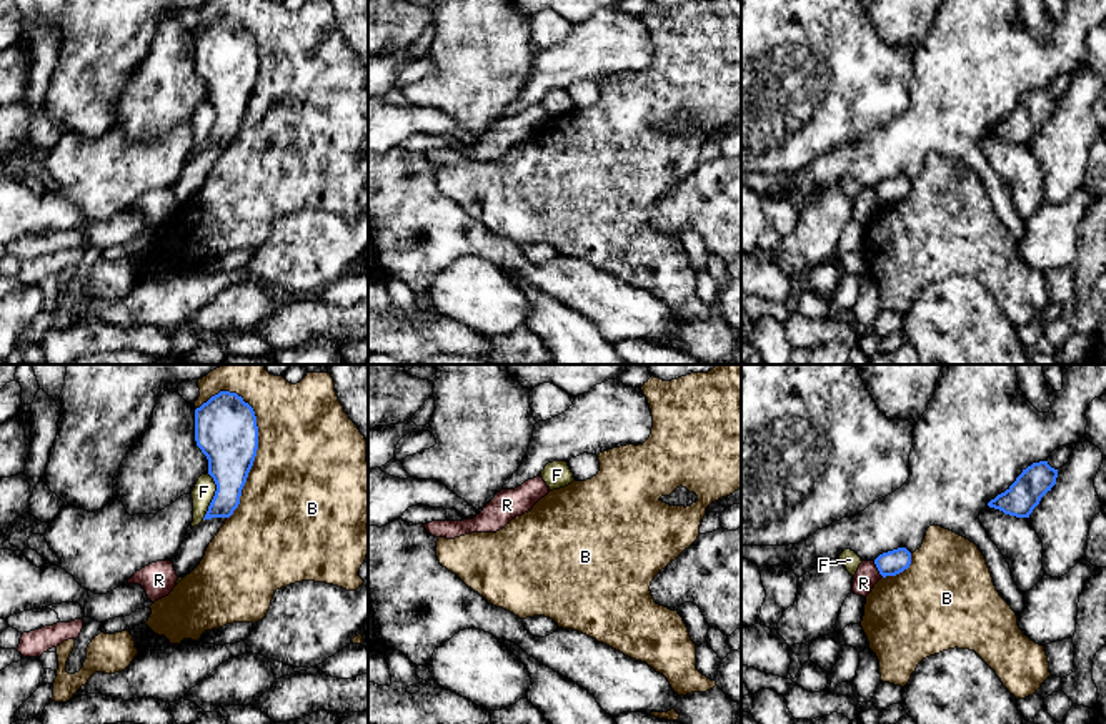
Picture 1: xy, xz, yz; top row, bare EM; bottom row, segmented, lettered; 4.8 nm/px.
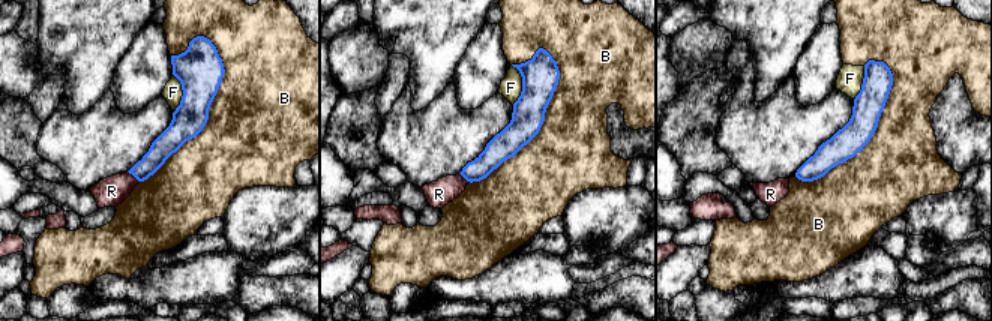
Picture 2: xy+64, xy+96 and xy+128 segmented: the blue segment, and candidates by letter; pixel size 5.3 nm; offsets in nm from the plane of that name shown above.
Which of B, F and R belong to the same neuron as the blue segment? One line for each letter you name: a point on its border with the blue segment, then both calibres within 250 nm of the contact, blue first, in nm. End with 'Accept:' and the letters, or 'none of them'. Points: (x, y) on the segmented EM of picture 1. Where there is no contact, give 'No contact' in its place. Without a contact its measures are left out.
Accept: none of them

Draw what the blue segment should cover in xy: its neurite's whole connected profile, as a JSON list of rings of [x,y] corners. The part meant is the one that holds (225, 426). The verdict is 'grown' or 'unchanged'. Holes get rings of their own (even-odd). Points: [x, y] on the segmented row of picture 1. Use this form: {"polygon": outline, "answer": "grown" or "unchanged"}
{"polygon": [[[220,391],[195,409],[195,441],[217,484],[203,519],[230,518],[240,504],[258,449],[253,408],[237,393]]], "answer": "unchanged"}

